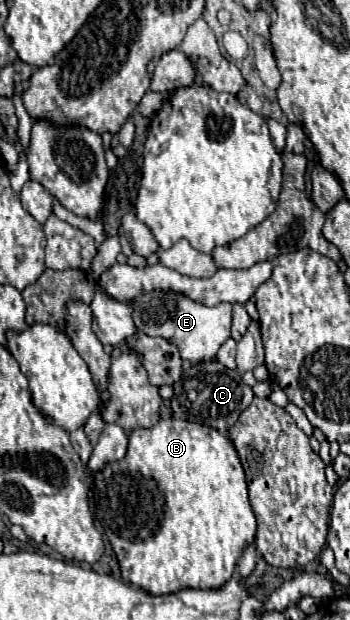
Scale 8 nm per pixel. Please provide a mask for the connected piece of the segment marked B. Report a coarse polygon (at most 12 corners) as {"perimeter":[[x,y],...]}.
{"perimeter":[[161,419],[107,463],[123,581],[217,589],[255,543],[243,465]]}

